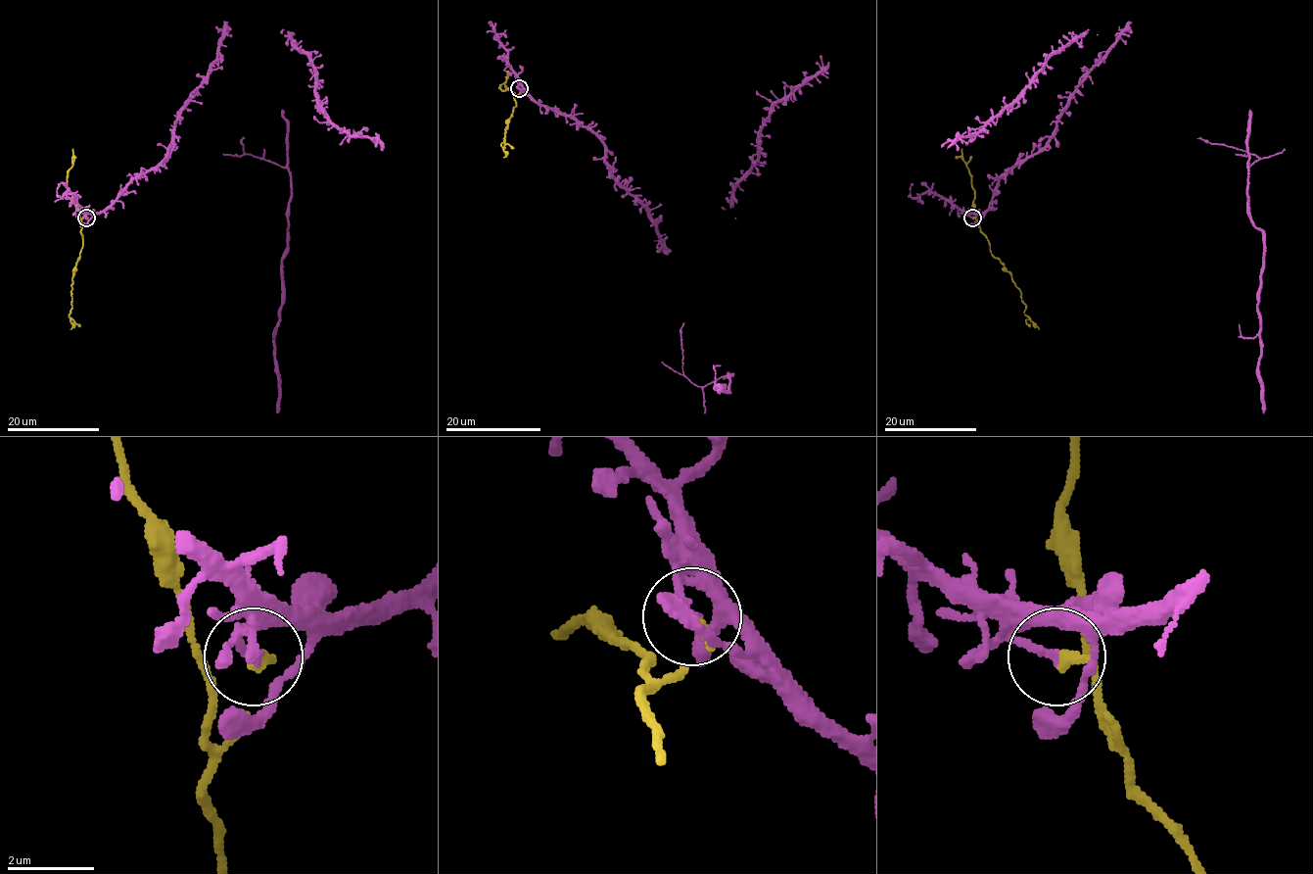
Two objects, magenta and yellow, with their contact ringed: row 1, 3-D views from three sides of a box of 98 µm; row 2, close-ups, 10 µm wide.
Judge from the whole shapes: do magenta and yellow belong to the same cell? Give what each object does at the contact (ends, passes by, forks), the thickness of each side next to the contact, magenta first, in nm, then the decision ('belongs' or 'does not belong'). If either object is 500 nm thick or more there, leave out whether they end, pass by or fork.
magenta ends; yellow ends; calibres 190 and 280 nm; does not belong

